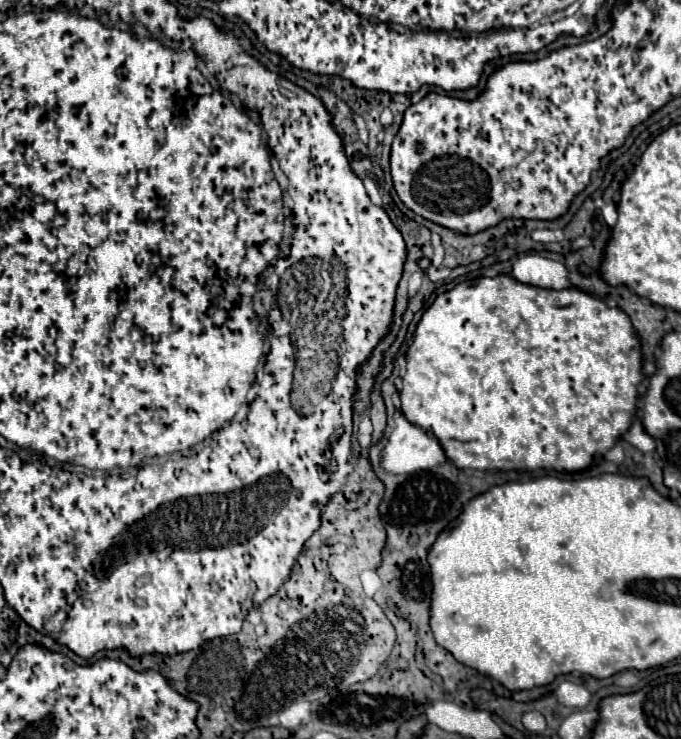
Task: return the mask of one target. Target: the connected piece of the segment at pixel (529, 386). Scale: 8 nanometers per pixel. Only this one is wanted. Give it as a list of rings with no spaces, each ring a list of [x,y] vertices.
[[[509,275],[497,277],[479,277],[473,281],[463,281],[451,291],[437,295],[433,305],[423,313],[415,329],[415,339],[407,349],[407,371],[403,375],[403,387],[399,393],[401,411],[409,423],[419,425],[429,431],[439,445],[443,447],[447,459],[461,469],[481,469],[481,471],[533,471],[533,469],[555,469],[555,471],[583,471],[589,463],[595,461],[595,455],[605,455],[617,439],[629,429],[635,403],[637,403],[637,385],[643,381],[641,373],[641,351],[639,339],[633,333],[629,317],[617,309],[607,307],[605,301],[579,291],[577,287],[567,287],[561,291],[533,287],[515,281]]]

